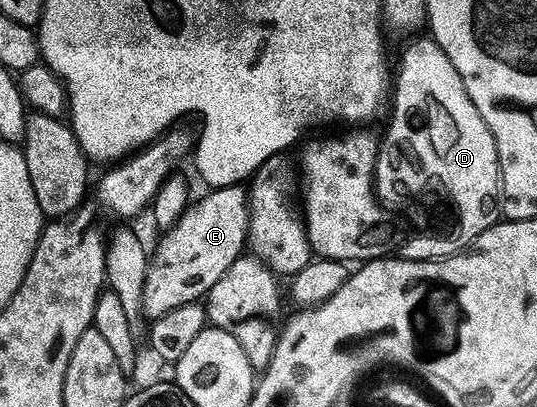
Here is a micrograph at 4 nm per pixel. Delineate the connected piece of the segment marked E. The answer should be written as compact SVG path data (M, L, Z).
M244 186L214 187L204 192L206 195L196 203L190 202L186 210L178 217L173 227L162 234L157 248L152 248L149 255L149 268L143 281L143 305L141 314L152 321L163 317L163 313L171 313L171 309L179 309L179 305L196 303L204 300L209 290L231 269L236 259L242 258L249 238L249 192Z

